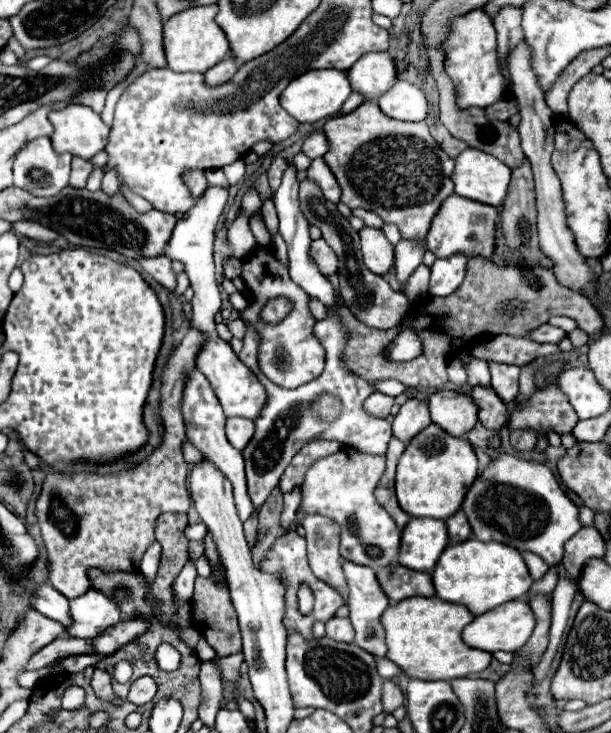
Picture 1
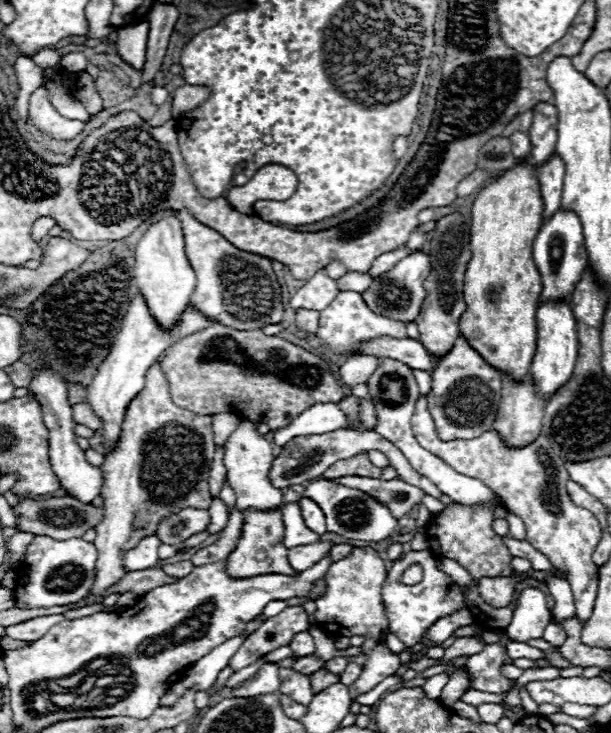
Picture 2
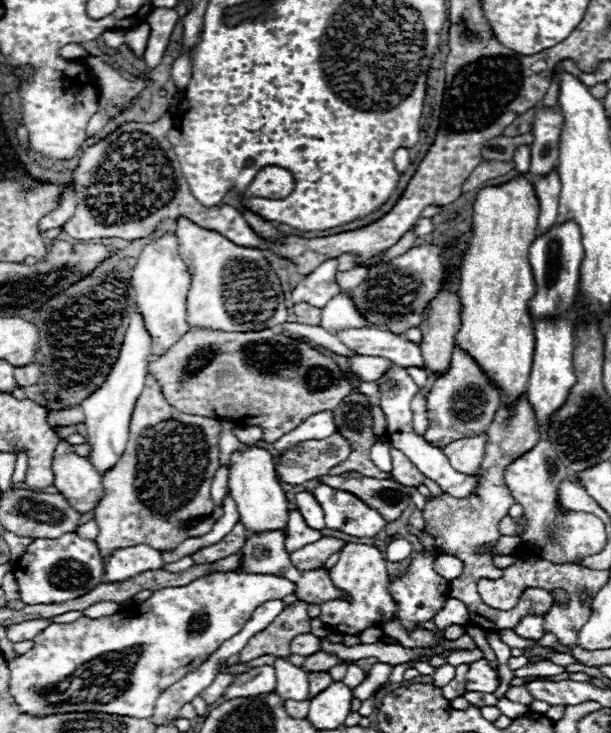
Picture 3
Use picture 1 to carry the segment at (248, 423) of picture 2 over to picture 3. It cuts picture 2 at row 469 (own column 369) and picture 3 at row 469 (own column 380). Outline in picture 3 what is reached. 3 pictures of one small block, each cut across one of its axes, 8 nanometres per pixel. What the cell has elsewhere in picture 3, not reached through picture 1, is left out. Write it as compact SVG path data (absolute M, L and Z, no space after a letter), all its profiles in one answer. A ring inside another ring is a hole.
M248 446L248 450L236 452L236 456L232 456L228 480L230 480L230 496L234 498L240 512L240 522L248 532L286 530L290 502L282 490L282 484L276 478L274 460L268 450L258 446Z

